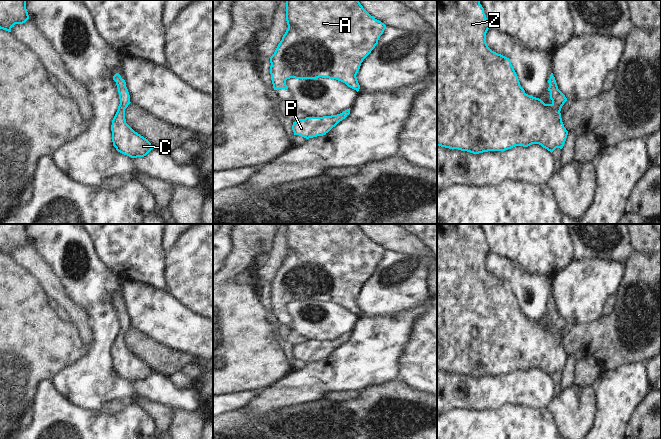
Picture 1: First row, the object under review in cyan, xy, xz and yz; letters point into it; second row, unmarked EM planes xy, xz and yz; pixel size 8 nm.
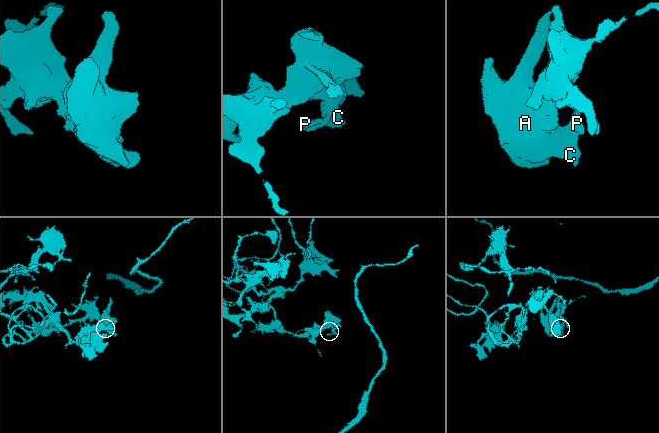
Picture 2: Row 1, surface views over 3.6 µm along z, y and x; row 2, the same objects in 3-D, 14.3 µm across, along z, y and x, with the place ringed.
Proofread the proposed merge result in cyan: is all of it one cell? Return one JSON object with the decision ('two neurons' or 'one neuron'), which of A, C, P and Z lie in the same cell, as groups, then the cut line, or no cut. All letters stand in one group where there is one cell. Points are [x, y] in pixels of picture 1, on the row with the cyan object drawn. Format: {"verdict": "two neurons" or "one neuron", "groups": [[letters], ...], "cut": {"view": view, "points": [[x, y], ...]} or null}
{"verdict": "one neuron", "groups": [["A", "C", "P", "Z"]], "cut": null}

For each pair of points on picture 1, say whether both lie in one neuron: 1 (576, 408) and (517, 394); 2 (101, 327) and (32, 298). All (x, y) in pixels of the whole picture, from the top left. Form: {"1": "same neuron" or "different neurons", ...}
{"1": "different neurons", "2": "different neurons"}

